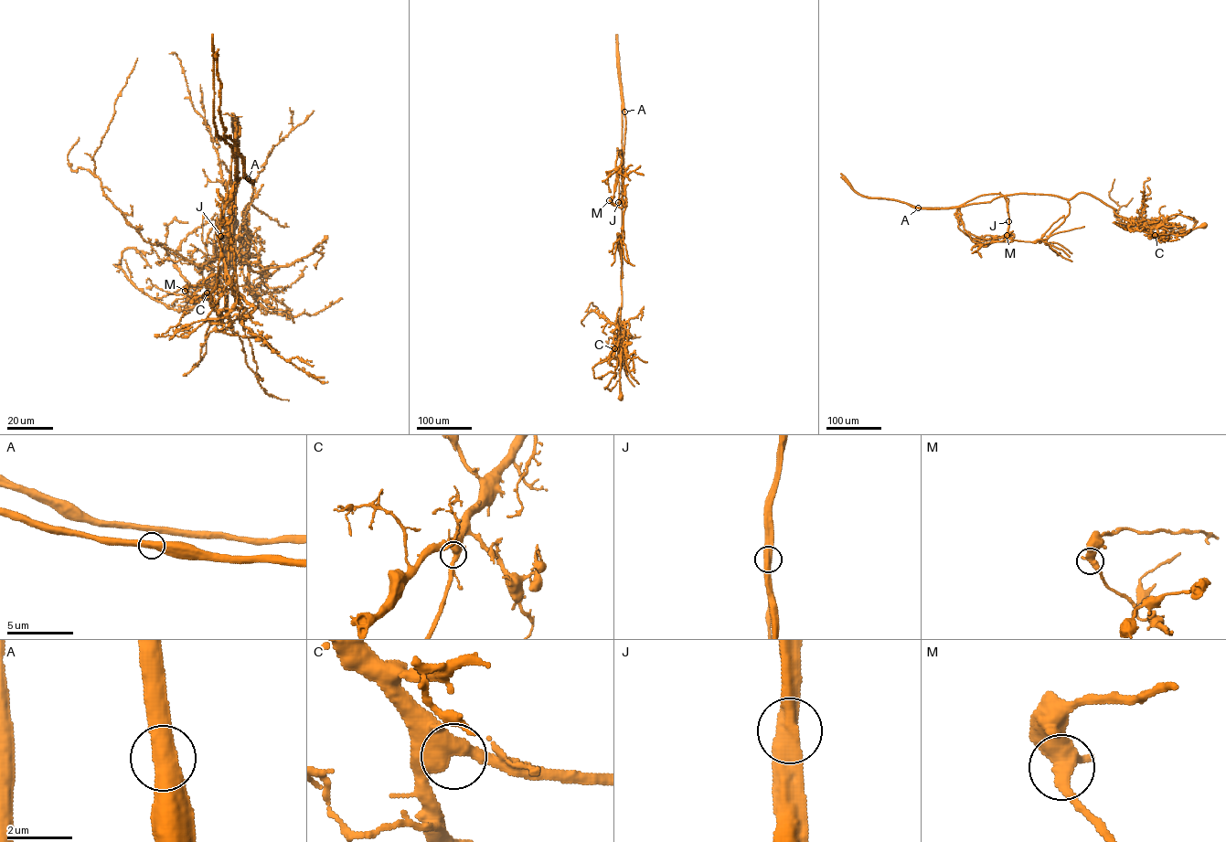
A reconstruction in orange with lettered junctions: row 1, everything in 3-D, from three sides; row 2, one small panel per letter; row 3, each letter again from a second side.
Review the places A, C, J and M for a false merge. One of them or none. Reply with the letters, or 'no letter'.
J

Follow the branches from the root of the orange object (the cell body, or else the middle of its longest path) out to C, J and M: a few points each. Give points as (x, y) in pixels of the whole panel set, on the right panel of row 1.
C: (1204, 225), (1177, 233), (1144, 222), (1145, 228), (1155, 235)
J: (1204, 225), (1168, 231), (1119, 216), (1083, 193), (1069, 199), (1006, 195), (1008, 221)
M: (1204, 225), (1168, 231), (1119, 216), (1080, 193), (1068, 200), (1069, 214), (1046, 243), (1007, 235)

